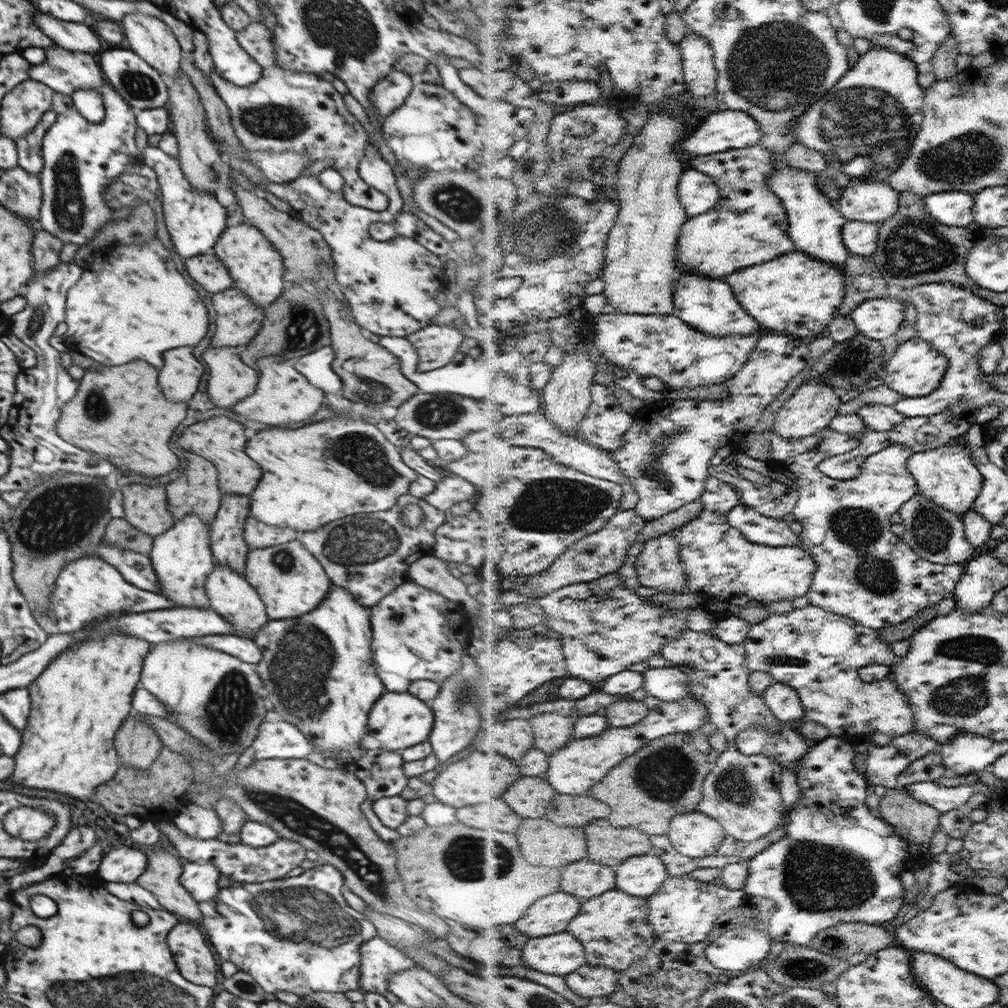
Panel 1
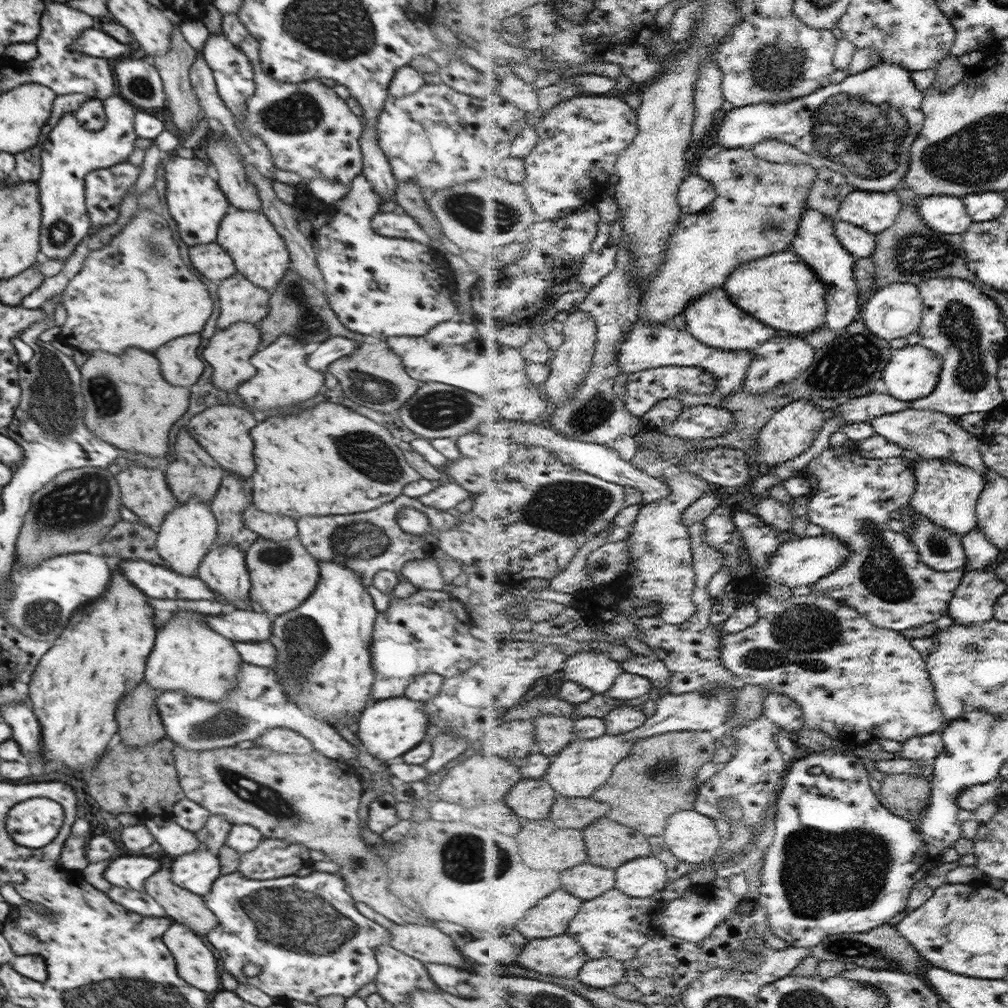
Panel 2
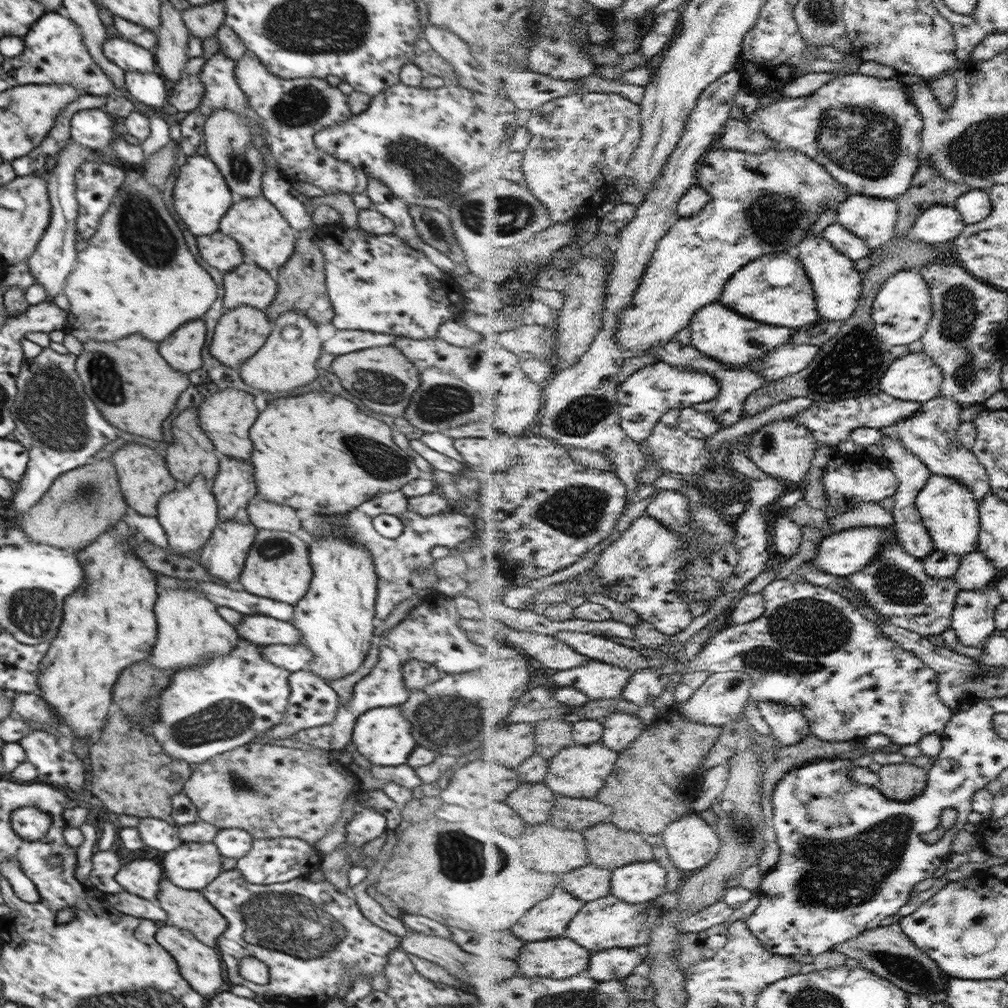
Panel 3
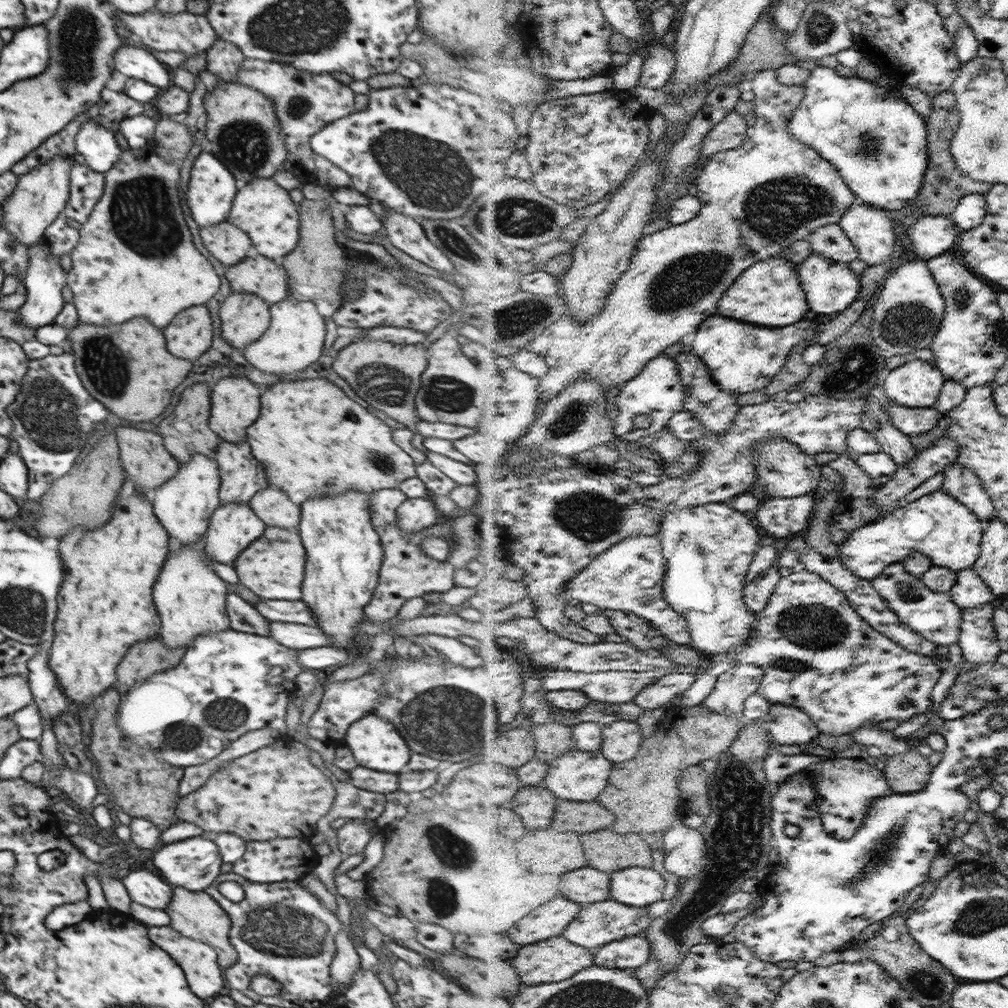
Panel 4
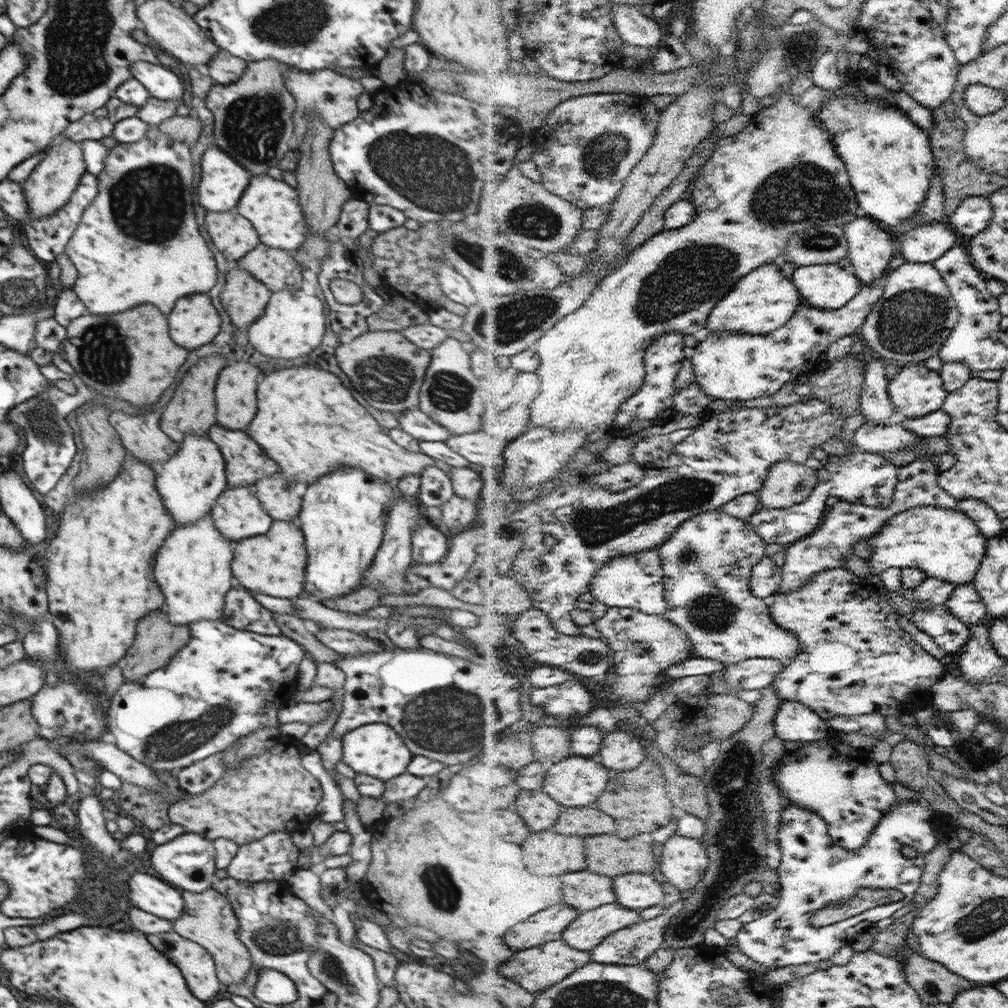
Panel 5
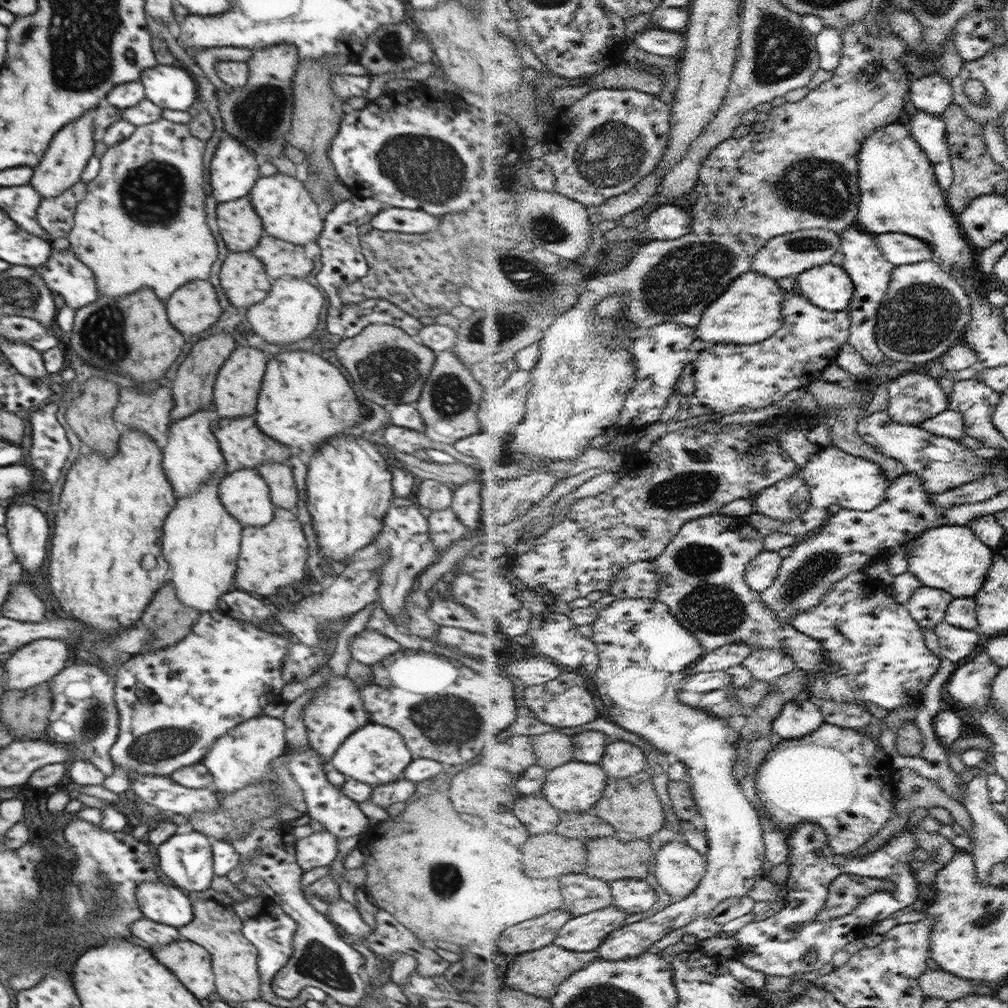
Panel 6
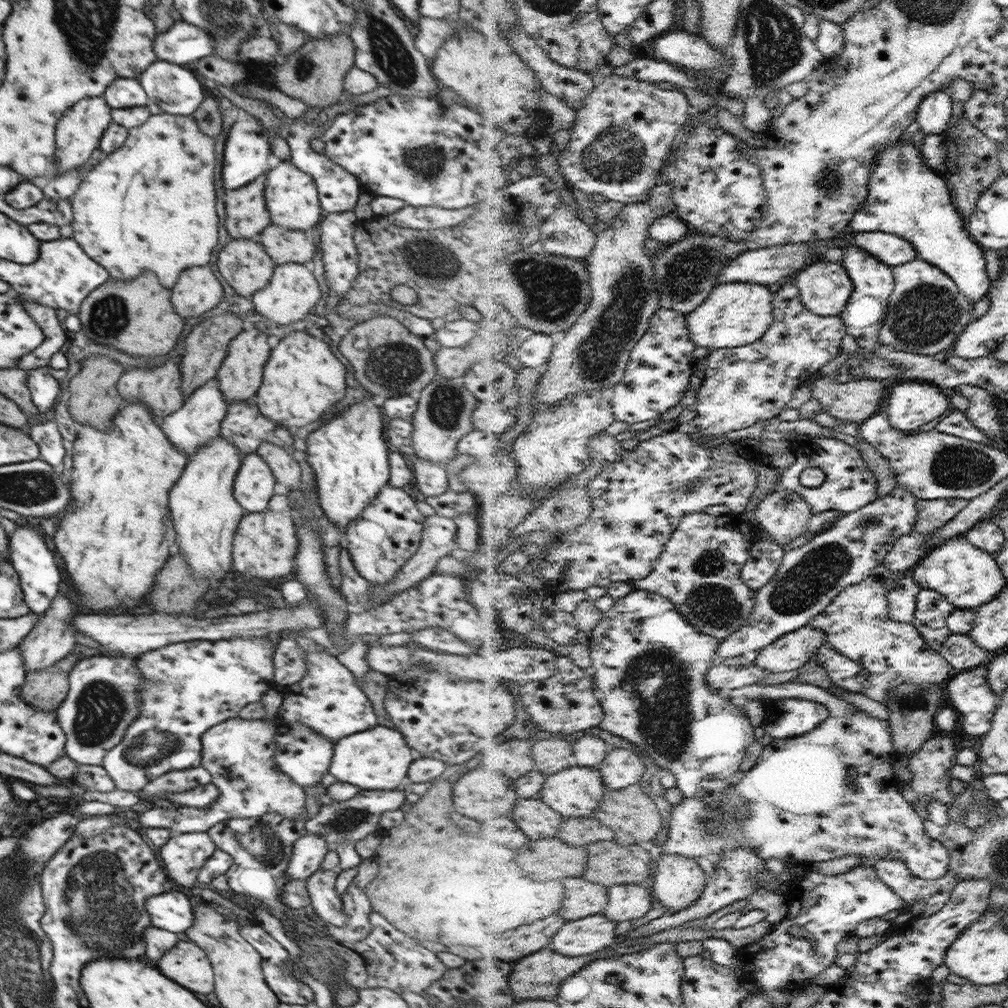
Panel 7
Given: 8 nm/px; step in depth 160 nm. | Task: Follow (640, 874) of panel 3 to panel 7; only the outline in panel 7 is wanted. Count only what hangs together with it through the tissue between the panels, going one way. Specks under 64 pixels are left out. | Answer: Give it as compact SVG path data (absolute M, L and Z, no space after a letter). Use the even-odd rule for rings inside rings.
M619 884L608 890L610 902L604 911L615 923L643 918L652 909L653 892L645 886Z

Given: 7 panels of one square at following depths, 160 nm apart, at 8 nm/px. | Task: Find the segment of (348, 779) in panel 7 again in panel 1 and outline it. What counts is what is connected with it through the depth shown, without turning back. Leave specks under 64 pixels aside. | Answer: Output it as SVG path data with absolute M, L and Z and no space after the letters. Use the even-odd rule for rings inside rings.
M407 691L385 692L373 703L367 715L366 734L373 736L379 742L381 750L401 751L417 743L427 740L433 724L432 710L425 705L425 701L415 698Z

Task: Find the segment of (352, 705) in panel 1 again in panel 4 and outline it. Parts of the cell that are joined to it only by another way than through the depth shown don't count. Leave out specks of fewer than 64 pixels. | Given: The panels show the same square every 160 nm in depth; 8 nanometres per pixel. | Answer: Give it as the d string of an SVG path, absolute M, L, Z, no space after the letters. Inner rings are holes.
M345 491L339 496L317 496L300 504L297 526L305 551L301 598L314 614L315 626L330 636L330 644L338 649L354 650L352 636L364 620L363 608L370 601L382 565L382 546L369 524L367 504L370 493Z

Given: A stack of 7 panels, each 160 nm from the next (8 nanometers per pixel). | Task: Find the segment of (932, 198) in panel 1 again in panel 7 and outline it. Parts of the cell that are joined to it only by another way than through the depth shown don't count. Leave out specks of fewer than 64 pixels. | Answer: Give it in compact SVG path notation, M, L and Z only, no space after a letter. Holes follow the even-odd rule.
M889 232L855 233L853 243L891 267L904 265L919 257L917 249L908 240Z

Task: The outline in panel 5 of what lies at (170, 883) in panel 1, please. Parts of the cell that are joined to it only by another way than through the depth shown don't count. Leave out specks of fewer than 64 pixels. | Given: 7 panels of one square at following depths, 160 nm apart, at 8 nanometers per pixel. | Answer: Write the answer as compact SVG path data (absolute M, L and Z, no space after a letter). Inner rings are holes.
M211 887L203 893L181 892L184 907L181 916L173 922L173 932L179 936L197 942L211 955L215 974L220 983L229 986L243 982L251 968L251 955L247 947L237 937L237 920L225 896L217 894Z

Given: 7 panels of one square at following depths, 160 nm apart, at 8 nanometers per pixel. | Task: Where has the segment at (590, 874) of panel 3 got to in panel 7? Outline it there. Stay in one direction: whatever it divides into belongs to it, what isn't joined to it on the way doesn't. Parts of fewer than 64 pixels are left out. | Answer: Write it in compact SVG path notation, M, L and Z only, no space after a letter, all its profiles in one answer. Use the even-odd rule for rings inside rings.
M567 877L564 884L564 903L560 914L569 921L604 912L610 902L610 894L603 884L593 883L583 877Z

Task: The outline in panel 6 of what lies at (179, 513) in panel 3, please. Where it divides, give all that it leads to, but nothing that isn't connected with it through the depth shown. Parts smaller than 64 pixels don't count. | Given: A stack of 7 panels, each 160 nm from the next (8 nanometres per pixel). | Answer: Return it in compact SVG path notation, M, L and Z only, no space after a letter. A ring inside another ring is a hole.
M209 406L209 408L193 412L191 416L173 421L168 425L167 443L160 449L160 452L163 472L168 483L171 483L175 500L196 491L203 481L209 480L214 475L224 461L217 440L211 434L210 427L215 418L215 408Z

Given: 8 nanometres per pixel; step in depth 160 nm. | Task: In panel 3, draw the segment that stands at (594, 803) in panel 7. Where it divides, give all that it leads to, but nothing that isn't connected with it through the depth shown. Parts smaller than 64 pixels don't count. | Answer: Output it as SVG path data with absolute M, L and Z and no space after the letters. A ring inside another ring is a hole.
M602 742L591 744L572 744L555 755L551 762L551 770L547 774L547 784L557 795L573 798L593 798L605 786L605 780L613 775L620 753L611 750Z

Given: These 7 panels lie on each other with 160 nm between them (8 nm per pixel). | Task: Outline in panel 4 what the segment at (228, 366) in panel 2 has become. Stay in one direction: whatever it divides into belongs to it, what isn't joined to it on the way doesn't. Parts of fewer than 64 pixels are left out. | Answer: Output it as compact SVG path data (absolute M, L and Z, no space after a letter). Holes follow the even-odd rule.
M230 292L218 309L223 340L243 350L246 344L258 339L269 324L268 305L257 295Z

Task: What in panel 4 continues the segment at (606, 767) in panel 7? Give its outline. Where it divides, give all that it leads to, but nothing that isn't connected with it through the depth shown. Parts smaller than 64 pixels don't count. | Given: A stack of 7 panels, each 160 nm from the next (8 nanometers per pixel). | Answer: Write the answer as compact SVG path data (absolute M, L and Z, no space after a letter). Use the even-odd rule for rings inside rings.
M618 720L613 724L603 725L602 733L601 749L615 765L634 760L642 750L643 732L635 721Z

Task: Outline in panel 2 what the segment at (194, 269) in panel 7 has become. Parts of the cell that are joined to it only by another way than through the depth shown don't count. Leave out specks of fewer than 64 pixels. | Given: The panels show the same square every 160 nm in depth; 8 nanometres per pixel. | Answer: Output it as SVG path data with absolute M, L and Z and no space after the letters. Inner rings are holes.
M199 333L181 336L155 349L161 376L175 386L191 386L203 371L203 362L197 358Z

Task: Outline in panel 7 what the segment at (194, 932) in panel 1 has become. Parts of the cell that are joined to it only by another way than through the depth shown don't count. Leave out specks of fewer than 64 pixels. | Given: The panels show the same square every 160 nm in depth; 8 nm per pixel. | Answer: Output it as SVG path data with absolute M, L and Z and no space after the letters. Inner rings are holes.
M177 942L159 958L157 968L163 976L195 994L207 995L213 991L209 959L202 948L191 942Z

